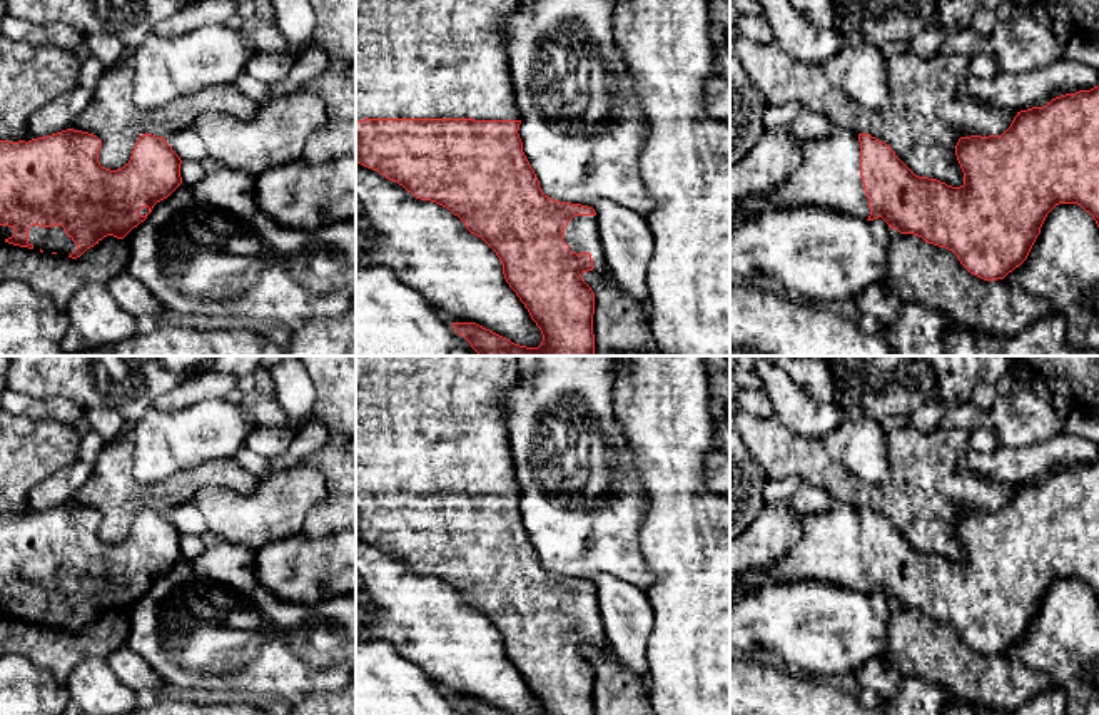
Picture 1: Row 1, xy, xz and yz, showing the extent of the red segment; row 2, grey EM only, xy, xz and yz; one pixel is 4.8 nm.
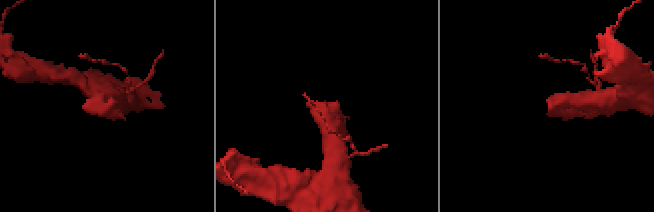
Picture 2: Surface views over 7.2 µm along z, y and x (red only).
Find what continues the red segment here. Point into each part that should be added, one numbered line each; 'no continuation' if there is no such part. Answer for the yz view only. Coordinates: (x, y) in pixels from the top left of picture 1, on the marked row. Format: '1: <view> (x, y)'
1: yz (829, 176)

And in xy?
1: xy (50, 239)

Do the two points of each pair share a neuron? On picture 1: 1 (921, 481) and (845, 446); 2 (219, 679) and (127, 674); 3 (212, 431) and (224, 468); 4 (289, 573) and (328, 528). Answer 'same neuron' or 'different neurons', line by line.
1: different neurons
2: different neurons
3: different neurons
4: different neurons

